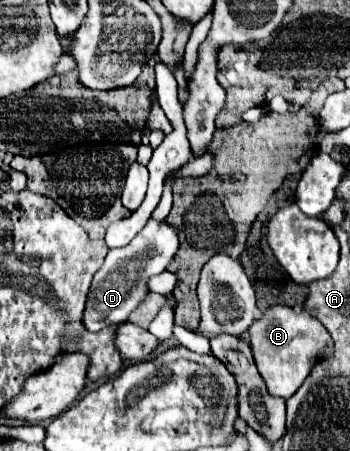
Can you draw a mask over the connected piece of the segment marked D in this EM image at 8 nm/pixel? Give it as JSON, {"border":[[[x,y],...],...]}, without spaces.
{"border":[[[154,217],[148,219],[144,229],[128,245],[120,249],[110,249],[104,259],[104,265],[98,269],[98,273],[92,279],[86,313],[84,313],[86,329],[100,331],[104,327],[128,321],[130,313],[150,293],[148,279],[152,275],[160,275],[162,271],[166,271],[178,249],[180,249],[180,233],[176,225],[168,223],[168,219],[156,221]]]}

